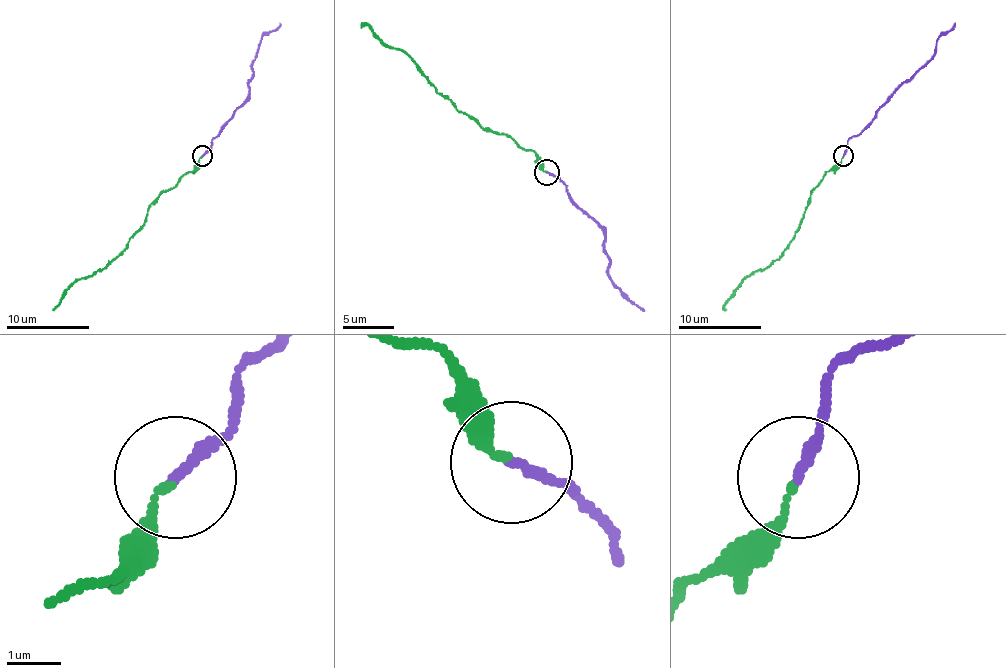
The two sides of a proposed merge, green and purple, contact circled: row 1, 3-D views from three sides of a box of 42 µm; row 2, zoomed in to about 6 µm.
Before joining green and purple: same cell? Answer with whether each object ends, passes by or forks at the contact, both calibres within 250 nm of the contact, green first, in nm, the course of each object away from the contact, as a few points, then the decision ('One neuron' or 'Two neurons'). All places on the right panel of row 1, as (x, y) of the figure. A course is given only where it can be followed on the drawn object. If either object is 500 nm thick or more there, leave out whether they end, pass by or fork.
At the ring green ends. At the ring purple ends. Thickness 140 nm (green) against 200 nm. Course of green: (842, 156), (811, 193), (790, 245), (765, 268), (743, 280), (724, 307), (726, 311). Course of purple: (844, 156), (848, 140), (862, 129), (935, 53), (937, 39), (955, 22). One neuron

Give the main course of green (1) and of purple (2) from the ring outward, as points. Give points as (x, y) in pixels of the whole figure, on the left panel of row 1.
1: (203, 156), (190, 173), (161, 193), (128, 245), (104, 268), (77, 280), (54, 311)
2: (203, 156), (211, 148), (211, 140), (248, 96), (252, 59), (258, 53), (260, 39), (279, 22)

